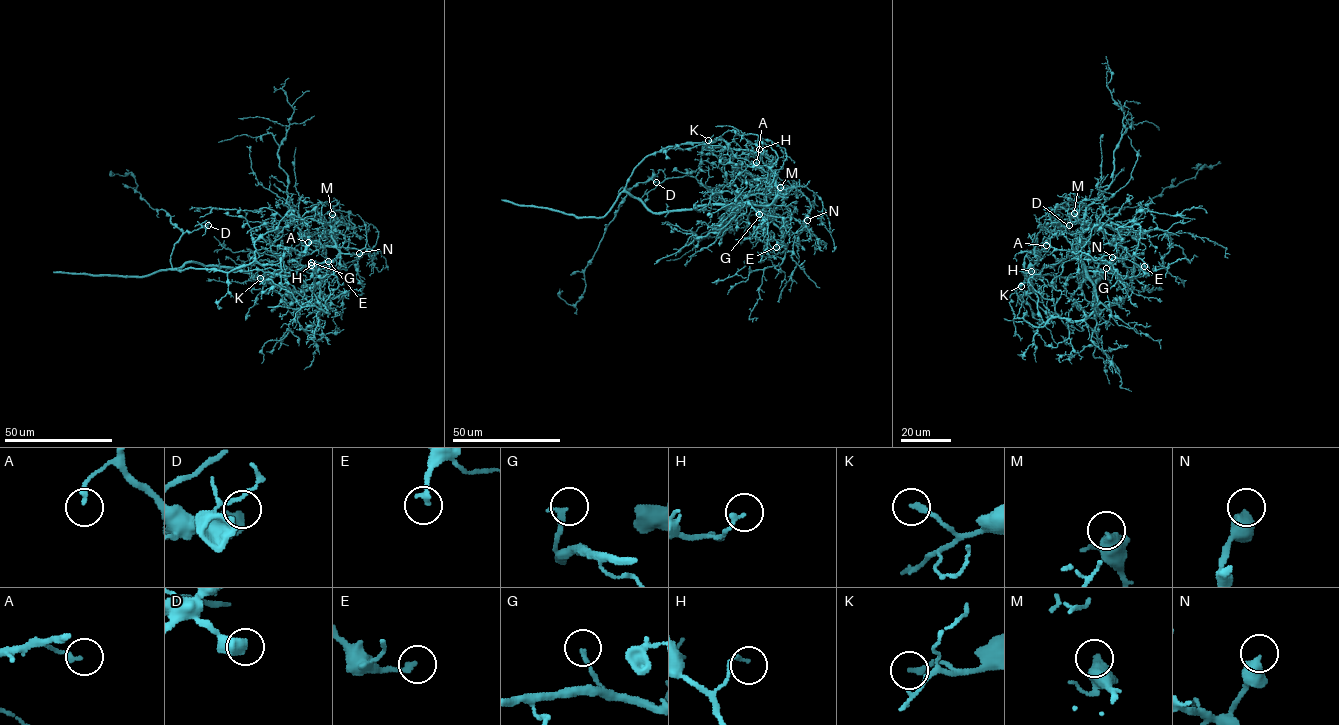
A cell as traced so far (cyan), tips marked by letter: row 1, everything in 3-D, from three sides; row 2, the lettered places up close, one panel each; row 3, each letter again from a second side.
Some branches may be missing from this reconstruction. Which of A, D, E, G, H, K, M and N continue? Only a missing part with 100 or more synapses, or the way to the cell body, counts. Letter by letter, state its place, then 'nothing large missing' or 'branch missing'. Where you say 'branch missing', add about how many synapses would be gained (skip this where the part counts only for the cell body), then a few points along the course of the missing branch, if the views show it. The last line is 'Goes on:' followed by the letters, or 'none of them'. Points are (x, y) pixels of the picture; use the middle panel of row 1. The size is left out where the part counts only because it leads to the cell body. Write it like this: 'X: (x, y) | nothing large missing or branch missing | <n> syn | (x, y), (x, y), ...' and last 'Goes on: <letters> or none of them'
A: (756, 162) | nothing large missing
D: (656, 182) | nothing large missing
E: (776, 247) | nothing large missing
G: (759, 214) | nothing large missing
H: (759, 149) | nothing large missing
K: (708, 140) | nothing large missing
M: (780, 187) | nothing large missing
N: (807, 220) | nothing large missing
Goes on: none of them

